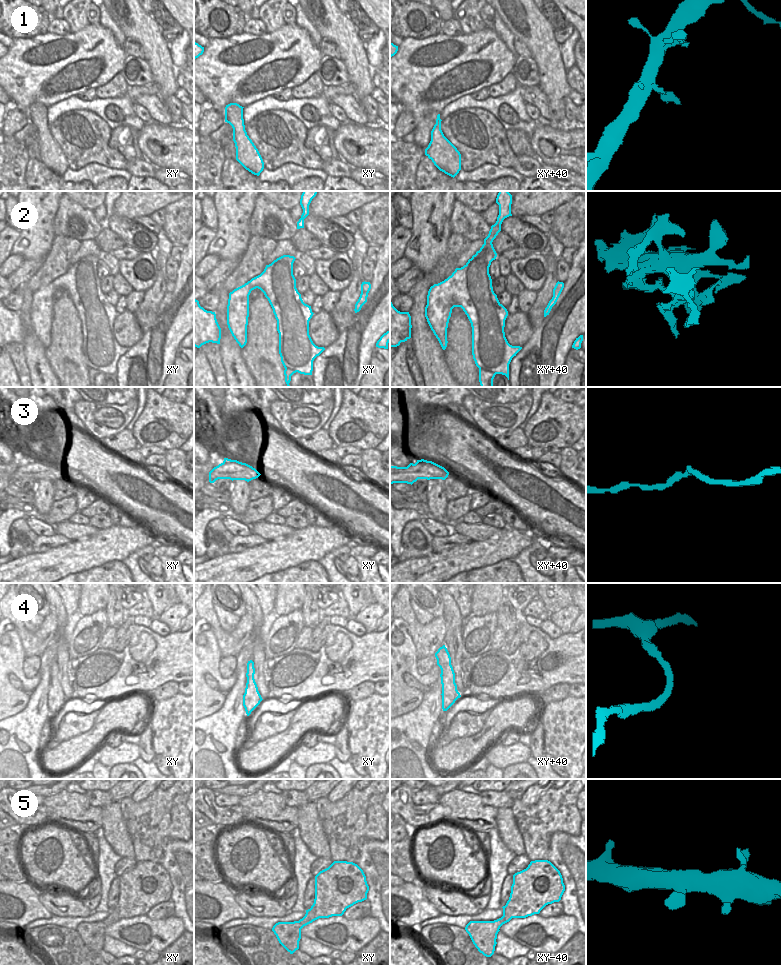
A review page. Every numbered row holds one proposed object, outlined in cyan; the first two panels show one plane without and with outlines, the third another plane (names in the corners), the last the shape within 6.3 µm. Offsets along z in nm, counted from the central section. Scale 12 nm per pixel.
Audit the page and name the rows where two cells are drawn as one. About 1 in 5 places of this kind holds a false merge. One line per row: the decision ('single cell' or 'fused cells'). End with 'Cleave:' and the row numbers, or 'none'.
1: single cell
2: fused cells
3: single cell
4: single cell
5: single cell
Cleave: 2

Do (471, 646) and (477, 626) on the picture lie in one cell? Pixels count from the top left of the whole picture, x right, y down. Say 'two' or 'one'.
one

